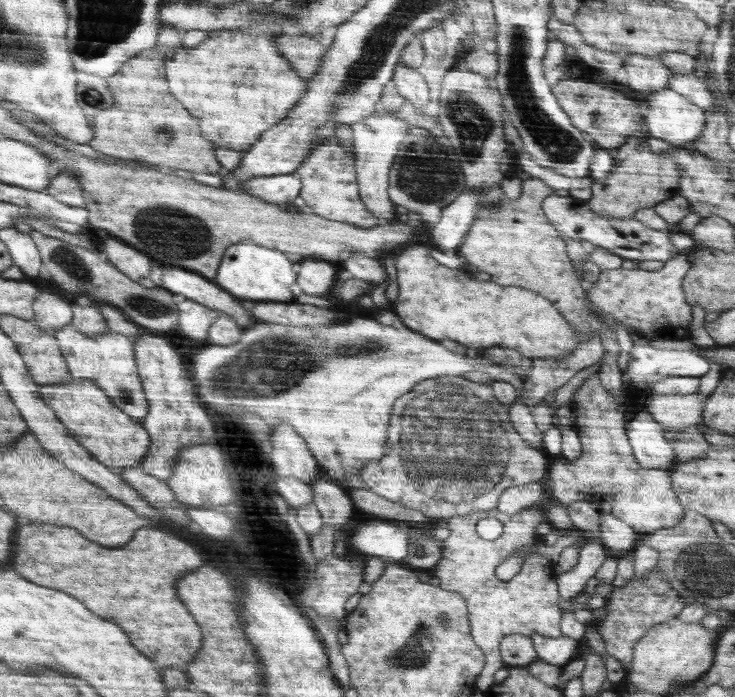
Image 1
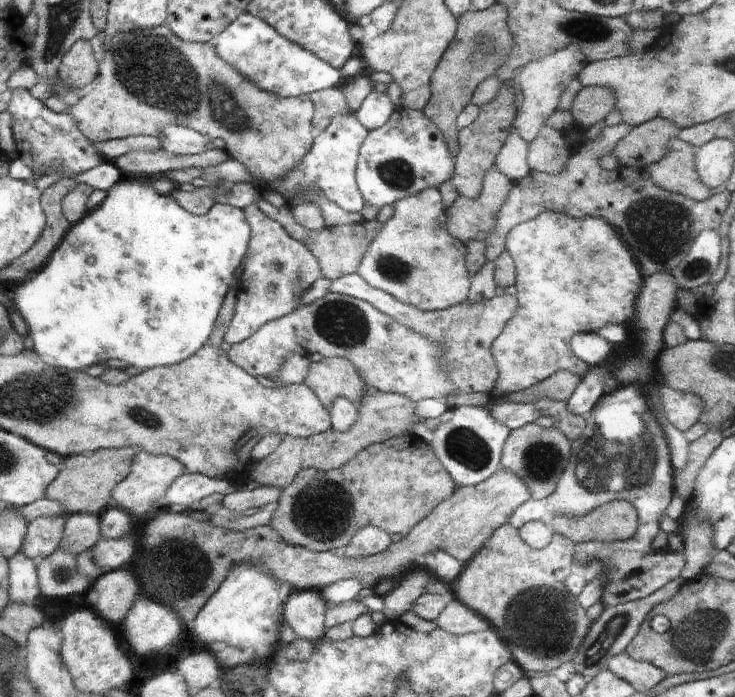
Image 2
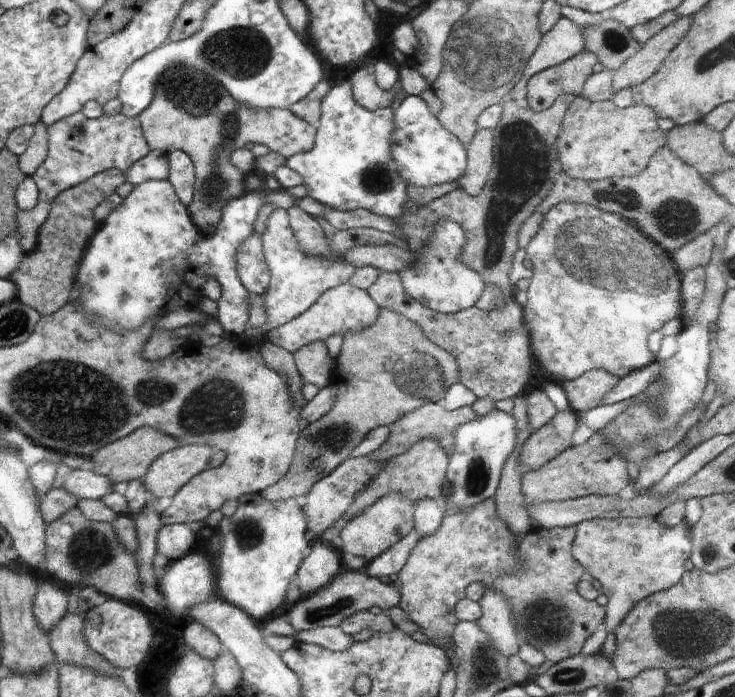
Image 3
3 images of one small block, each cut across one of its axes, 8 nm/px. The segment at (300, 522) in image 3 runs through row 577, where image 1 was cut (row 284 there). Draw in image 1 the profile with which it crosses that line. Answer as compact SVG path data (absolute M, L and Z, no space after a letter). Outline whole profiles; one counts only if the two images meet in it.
M240 242L240 244L232 244L224 252L214 282L238 298L290 302L294 298L290 286L297 281L296 272L292 270L292 260L286 254L274 248L260 246L256 242Z

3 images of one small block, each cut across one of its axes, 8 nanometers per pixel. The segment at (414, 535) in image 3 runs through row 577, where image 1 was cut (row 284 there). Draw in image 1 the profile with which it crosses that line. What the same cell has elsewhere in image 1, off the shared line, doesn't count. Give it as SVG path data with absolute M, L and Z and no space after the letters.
M346 252L347 256L343 259L344 276L349 278L364 279L370 285L381 285L388 280L386 269L380 265L378 258L366 256L362 252Z

